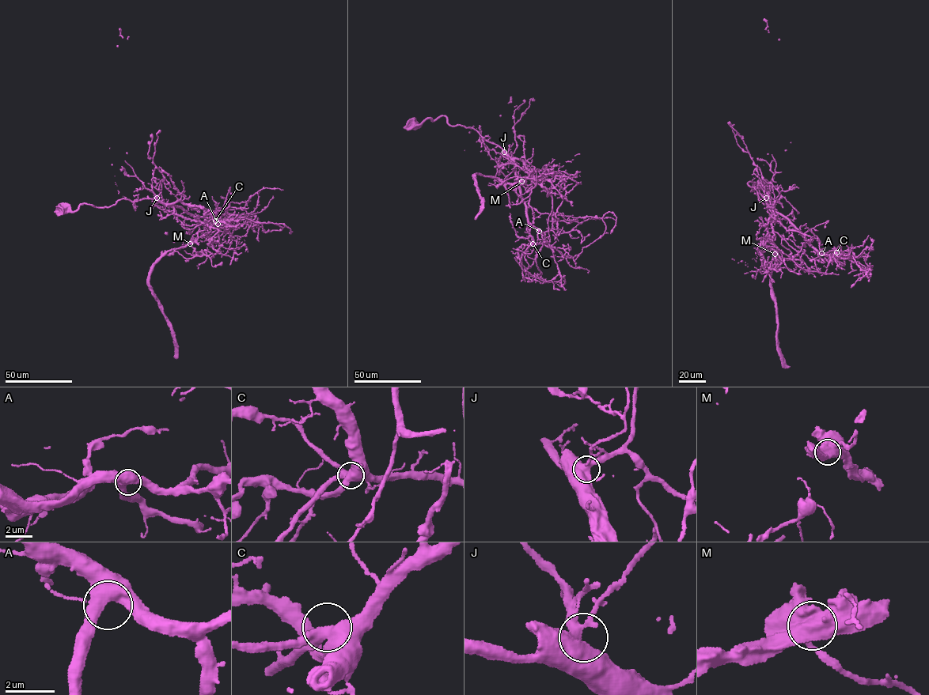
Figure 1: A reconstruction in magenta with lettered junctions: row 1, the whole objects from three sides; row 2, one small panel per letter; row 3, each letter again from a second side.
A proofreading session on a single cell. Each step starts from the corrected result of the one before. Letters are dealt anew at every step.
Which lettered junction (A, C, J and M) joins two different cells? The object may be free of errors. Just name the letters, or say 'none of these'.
M

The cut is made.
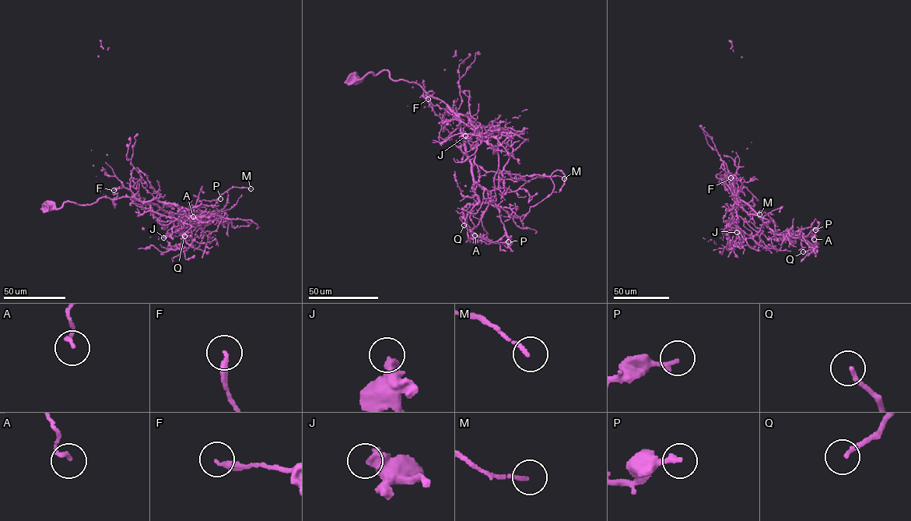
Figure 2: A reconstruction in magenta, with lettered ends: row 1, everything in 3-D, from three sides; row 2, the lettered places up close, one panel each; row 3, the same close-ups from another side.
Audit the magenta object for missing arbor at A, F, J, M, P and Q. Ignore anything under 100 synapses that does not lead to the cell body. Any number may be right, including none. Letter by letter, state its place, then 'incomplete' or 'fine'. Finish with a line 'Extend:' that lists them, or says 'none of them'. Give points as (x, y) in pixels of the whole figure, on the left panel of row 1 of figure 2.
A: (193, 216) | fine
F: (113, 190) | fine
J: (163, 237) | fine
M: (250, 188) | fine
P: (220, 198) | fine
Q: (184, 236) | fine
Extend: none of them

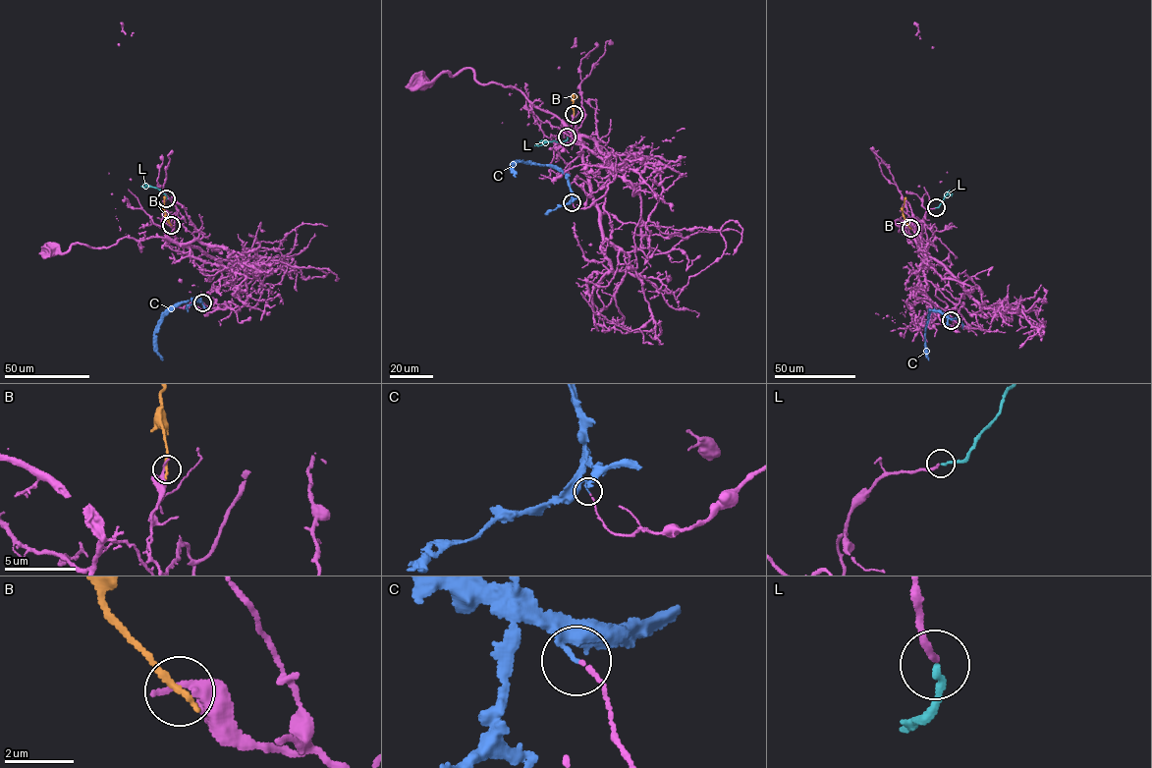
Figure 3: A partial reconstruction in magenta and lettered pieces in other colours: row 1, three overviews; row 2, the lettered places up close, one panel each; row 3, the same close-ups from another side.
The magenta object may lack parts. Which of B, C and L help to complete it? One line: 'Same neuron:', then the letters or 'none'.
Same neuron: L

